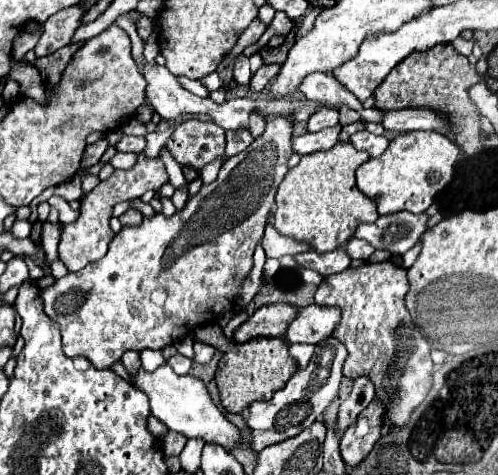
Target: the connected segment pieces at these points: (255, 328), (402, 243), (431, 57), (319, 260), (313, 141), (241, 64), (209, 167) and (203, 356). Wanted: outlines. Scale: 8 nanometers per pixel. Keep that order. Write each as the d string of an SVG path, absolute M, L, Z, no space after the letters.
M274 303L260 307L246 323L234 331L234 341L244 343L254 337L280 337L286 333L290 319L298 313L298 307L290 303Z
M400 211L380 217L374 223L362 223L356 237L368 241L376 249L388 249L392 255L404 255L426 233L428 215Z
M438 43L430 51L414 51L410 57L406 57L386 79L376 87L374 99L376 109L382 111L396 111L406 107L436 107L444 109L452 115L456 141L462 145L466 141L466 155L476 155L482 149L480 143L480 129L478 129L478 113L472 101L468 99L468 89L478 83L482 77L476 73L476 69L468 63L468 57L460 55L452 43Z
M336 247L334 251L324 253L324 255L322 253L316 253L316 251L308 251L308 253L294 255L294 259L302 267L308 267L308 269L318 271L322 277L328 277L332 273L340 273L346 267L350 267L350 263L352 263L352 259L348 257L348 253L346 253L344 247Z
M336 125L336 127L328 127L328 129L322 129L322 131L316 131L316 133L306 133L302 137L294 137L294 151L300 153L300 155L306 155L306 153L316 153L316 151L326 151L326 149L332 149L338 139L340 139L340 131L342 127Z
M243 54L238 56L234 68L233 68L233 79L240 85L248 85L251 80L251 69L249 58Z
M216 159L213 162L207 164L201 171L201 177L203 184L207 185L212 183L218 175L218 172L220 170L220 167L223 164L222 159Z
M196 341L194 343L194 357L192 357L192 361L194 363L208 363L214 357L214 353L216 353L216 349L212 345Z

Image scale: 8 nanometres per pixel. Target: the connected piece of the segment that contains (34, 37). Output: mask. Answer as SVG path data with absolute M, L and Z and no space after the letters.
M40 23L40 29L34 31L34 33L26 33L26 31L22 31L22 33L13 40L12 56L16 59L22 59L30 49L36 47L36 43L38 43L42 31L44 31L44 23Z

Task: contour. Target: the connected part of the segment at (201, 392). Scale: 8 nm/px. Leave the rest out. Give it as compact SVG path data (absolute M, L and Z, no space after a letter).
M162 365L152 373L146 373L140 369L138 375L132 377L132 383L150 397L152 415L158 417L162 423L166 423L166 427L170 431L182 433L188 439L200 437L206 443L218 443L228 451L234 451L242 443L242 433L238 431L238 427L234 423L230 423L220 413L220 409L214 405L214 401L208 393L206 385L198 377L176 375L170 365Z

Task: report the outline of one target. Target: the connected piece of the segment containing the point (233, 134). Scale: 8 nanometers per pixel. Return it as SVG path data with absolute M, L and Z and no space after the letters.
M226 131L226 157L236 155L238 151L246 149L250 143L254 141L254 137L250 135L250 131Z

